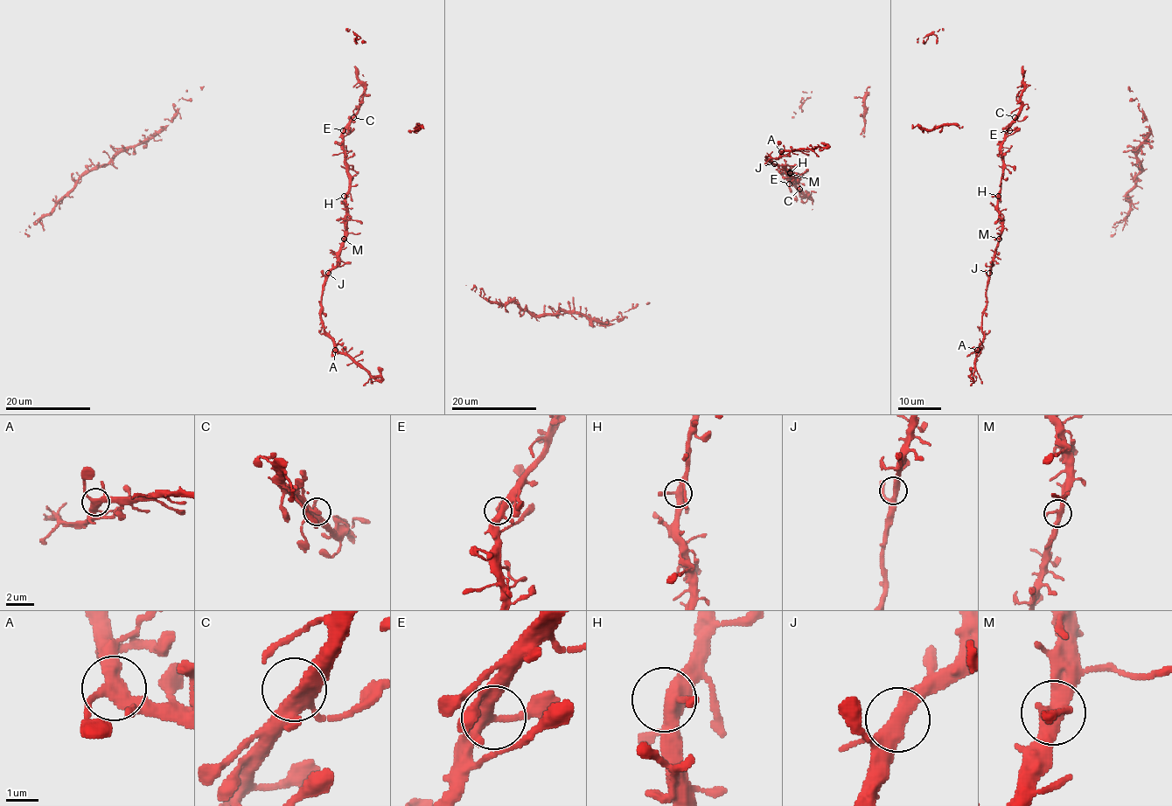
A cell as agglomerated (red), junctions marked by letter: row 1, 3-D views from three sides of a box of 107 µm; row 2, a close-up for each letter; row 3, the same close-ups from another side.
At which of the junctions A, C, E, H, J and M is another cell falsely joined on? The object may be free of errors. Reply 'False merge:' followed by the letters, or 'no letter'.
False merge: no letter

